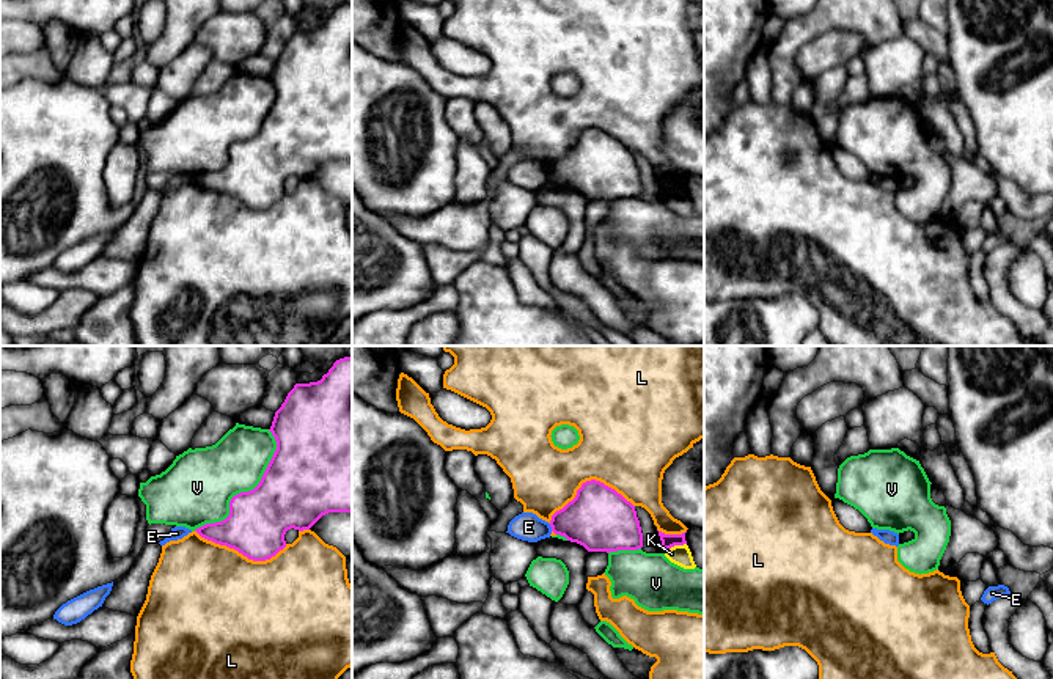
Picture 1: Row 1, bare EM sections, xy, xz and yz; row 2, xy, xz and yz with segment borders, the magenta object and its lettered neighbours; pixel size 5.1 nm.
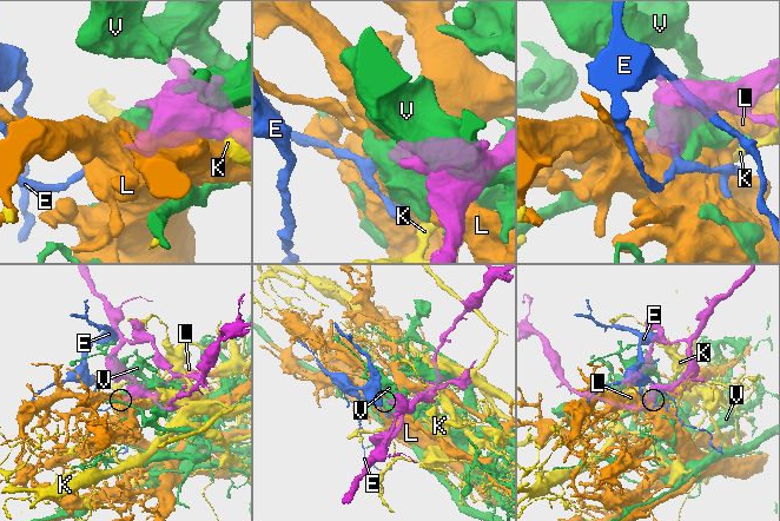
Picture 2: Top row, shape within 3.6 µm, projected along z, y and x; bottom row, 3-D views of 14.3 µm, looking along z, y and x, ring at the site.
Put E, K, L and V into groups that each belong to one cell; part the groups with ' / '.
E / K / L / V

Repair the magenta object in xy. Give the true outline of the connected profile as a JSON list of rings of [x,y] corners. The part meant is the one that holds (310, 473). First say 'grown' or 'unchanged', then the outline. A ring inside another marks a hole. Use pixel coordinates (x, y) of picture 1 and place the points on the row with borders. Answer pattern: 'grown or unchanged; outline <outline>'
unchanged; outline [[[352,357],[336,360],[317,382],[295,384],[269,431],[277,450],[259,484],[231,498],[225,520],[195,530],[253,561],[270,560],[283,550],[291,528],[310,530],[328,512],[352,512]]]

